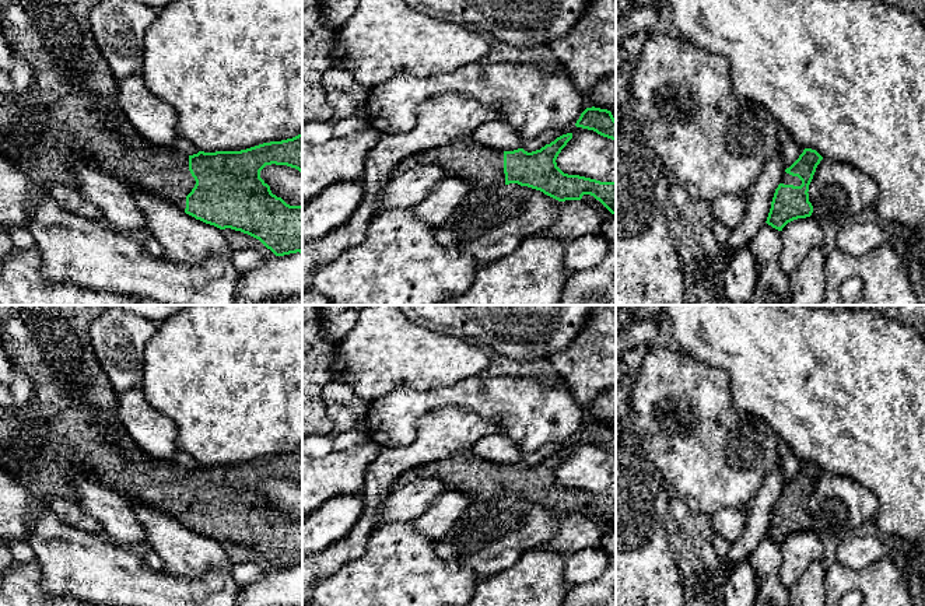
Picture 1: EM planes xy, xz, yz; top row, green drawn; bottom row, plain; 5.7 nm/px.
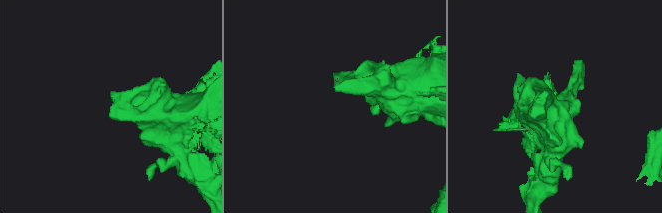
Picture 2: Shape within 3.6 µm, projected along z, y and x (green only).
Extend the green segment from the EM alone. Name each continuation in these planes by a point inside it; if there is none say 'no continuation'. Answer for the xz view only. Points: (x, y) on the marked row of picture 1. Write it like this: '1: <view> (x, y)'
1: xz (479, 165)

